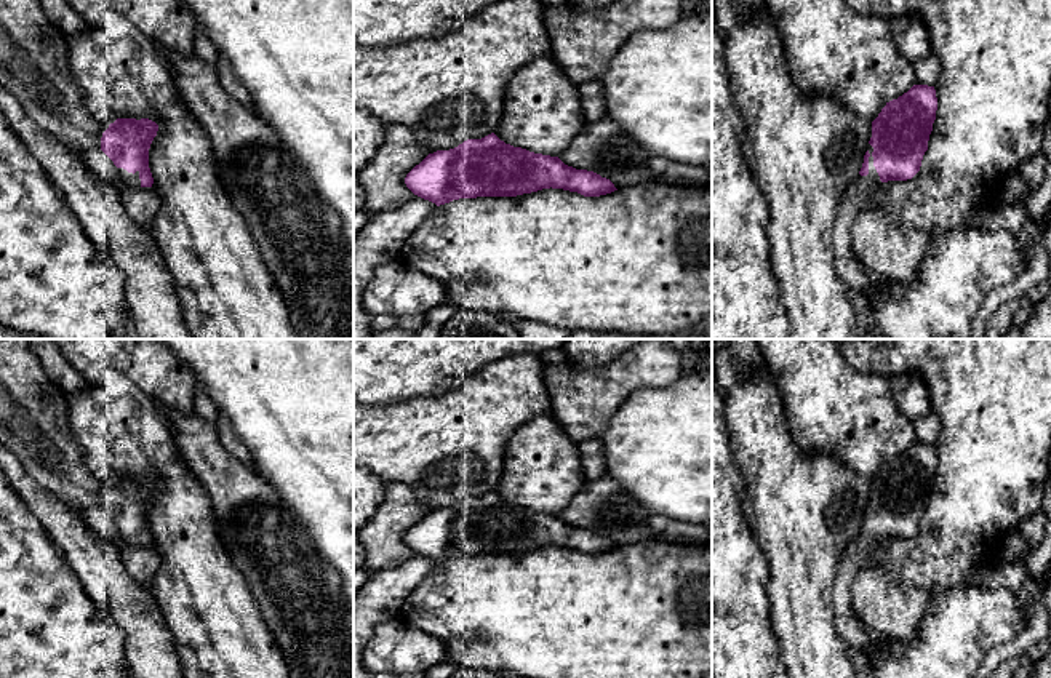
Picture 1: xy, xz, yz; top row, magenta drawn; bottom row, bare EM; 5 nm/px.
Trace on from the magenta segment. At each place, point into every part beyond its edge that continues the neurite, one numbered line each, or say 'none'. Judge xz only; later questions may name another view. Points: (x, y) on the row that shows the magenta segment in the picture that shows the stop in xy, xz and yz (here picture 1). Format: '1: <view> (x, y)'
none

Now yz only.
1: yz (856, 195)

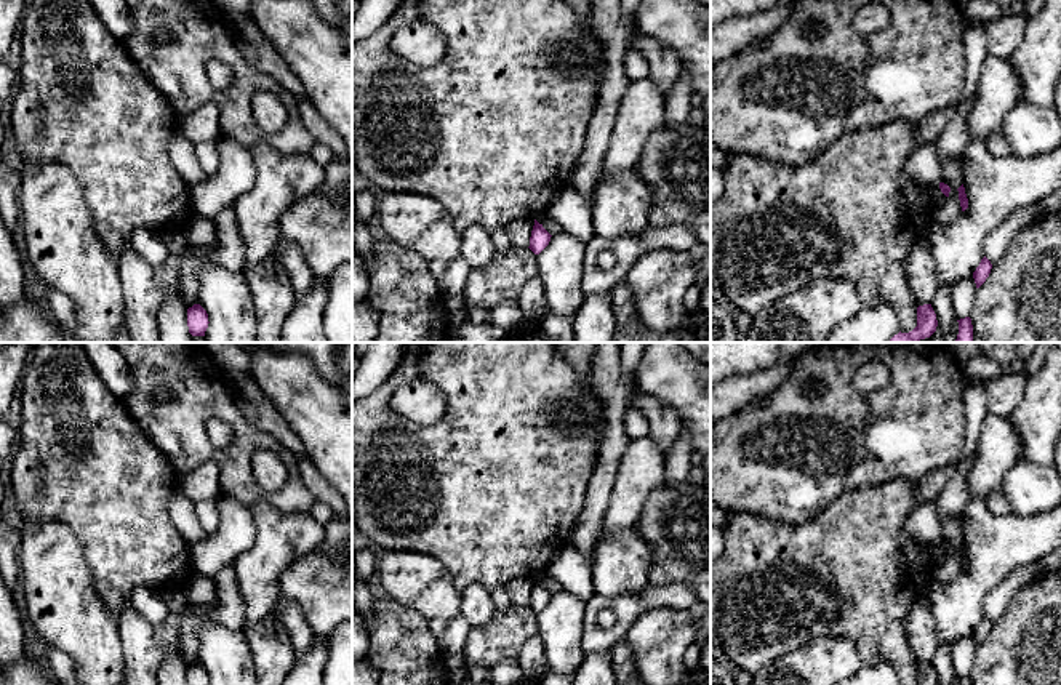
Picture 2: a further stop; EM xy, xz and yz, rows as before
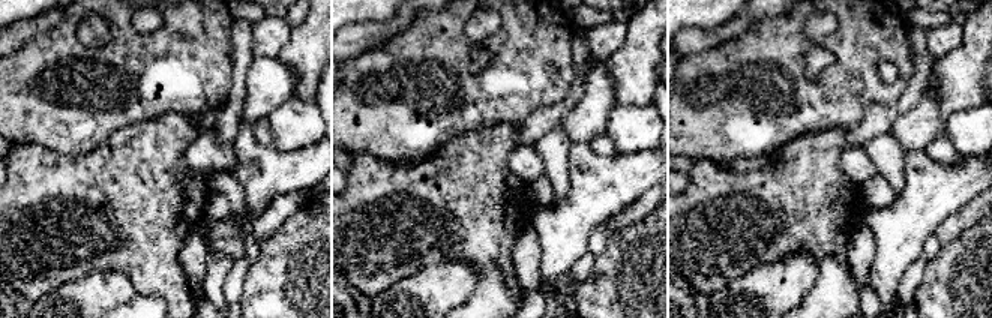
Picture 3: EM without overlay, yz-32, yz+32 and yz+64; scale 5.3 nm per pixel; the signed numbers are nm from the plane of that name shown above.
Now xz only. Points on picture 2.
none

